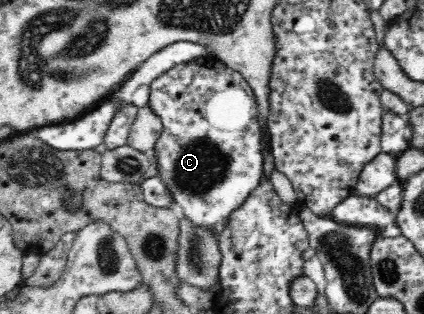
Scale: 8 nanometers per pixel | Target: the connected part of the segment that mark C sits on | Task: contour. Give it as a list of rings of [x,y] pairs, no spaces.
[[[202,56],[177,64],[154,80],[148,104],[163,122],[162,132],[152,150],[157,160],[158,176],[172,194],[174,203],[183,209],[189,220],[198,226],[221,229],[228,214],[234,212],[264,178],[257,103],[251,86],[238,71],[228,68],[220,59]]]

